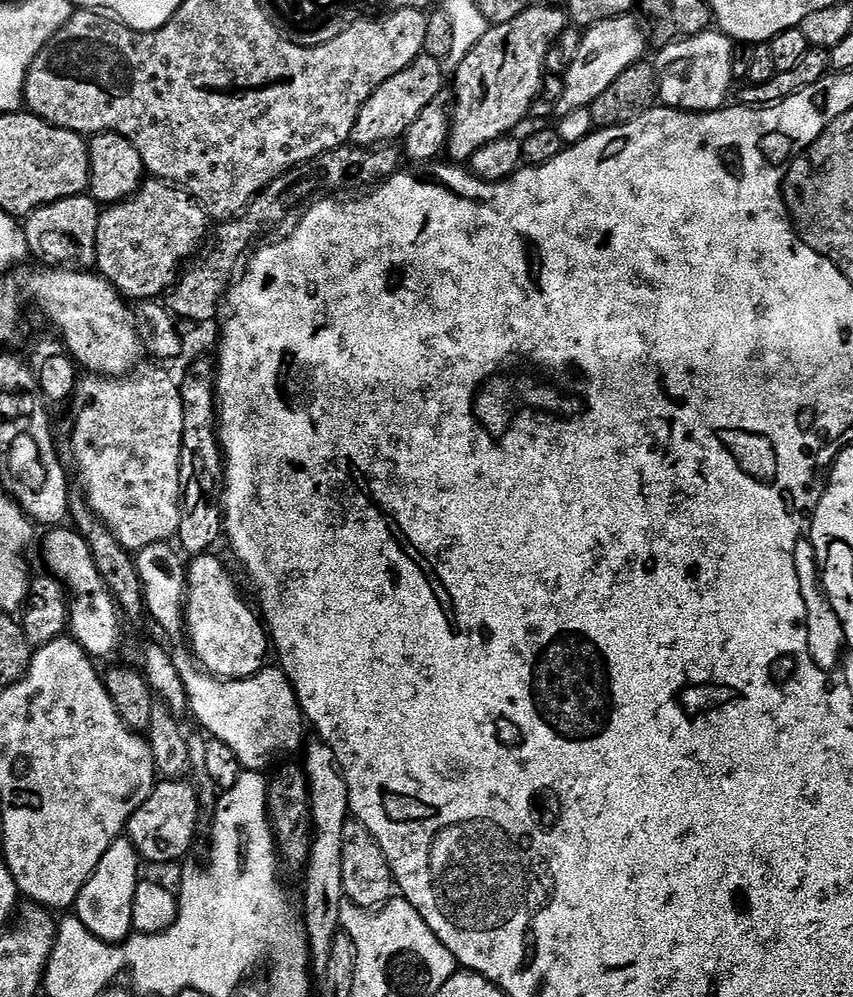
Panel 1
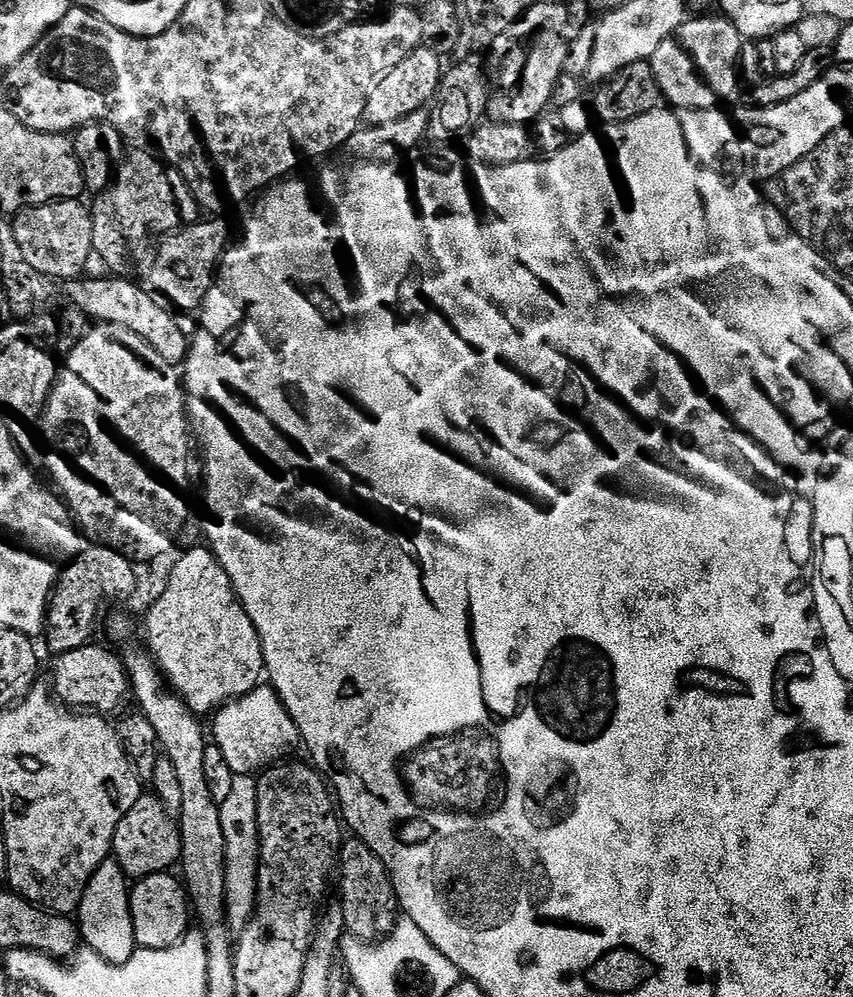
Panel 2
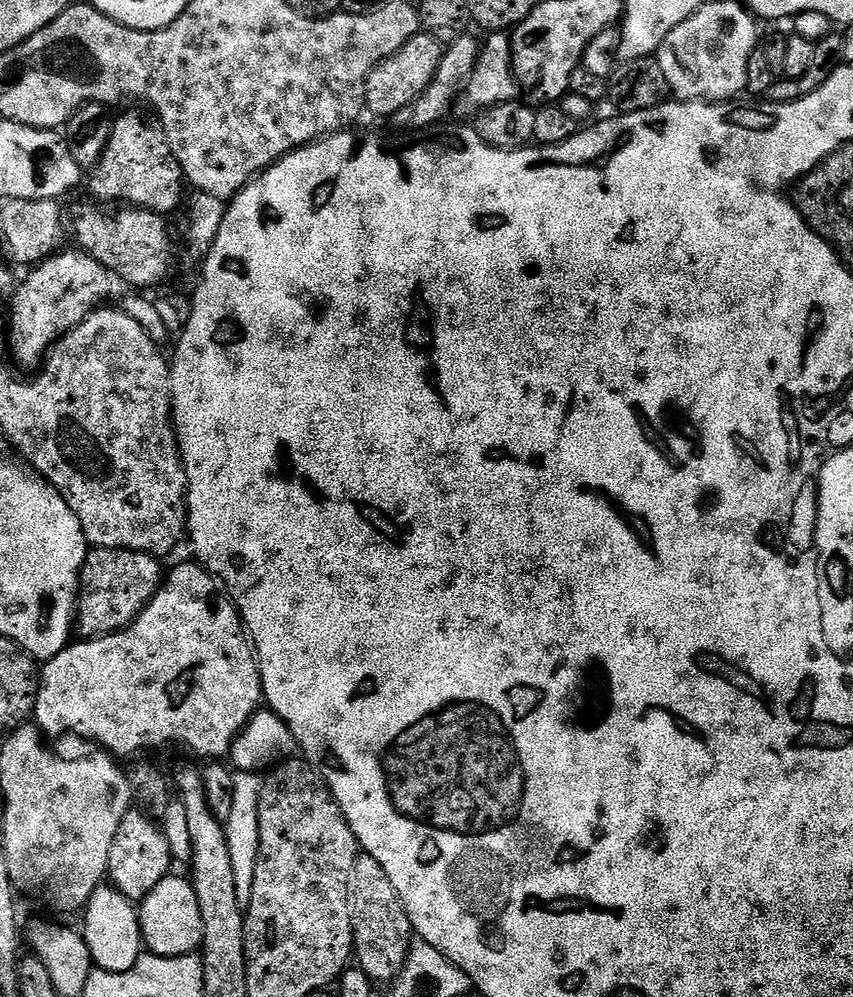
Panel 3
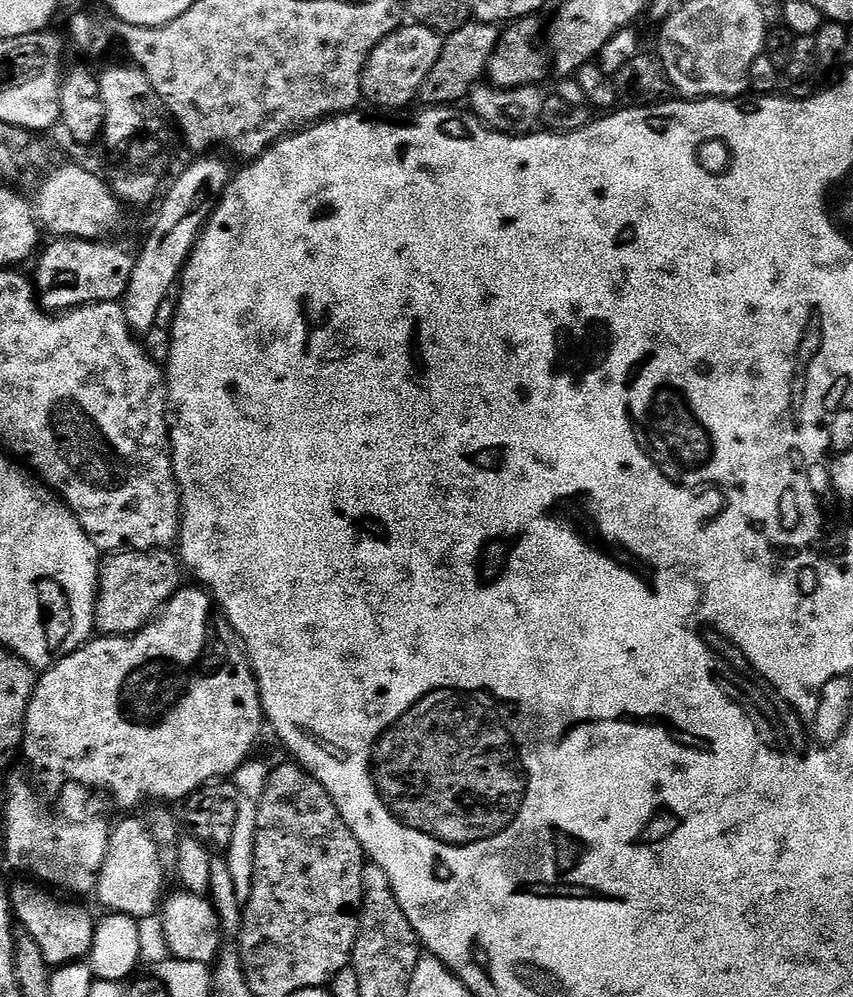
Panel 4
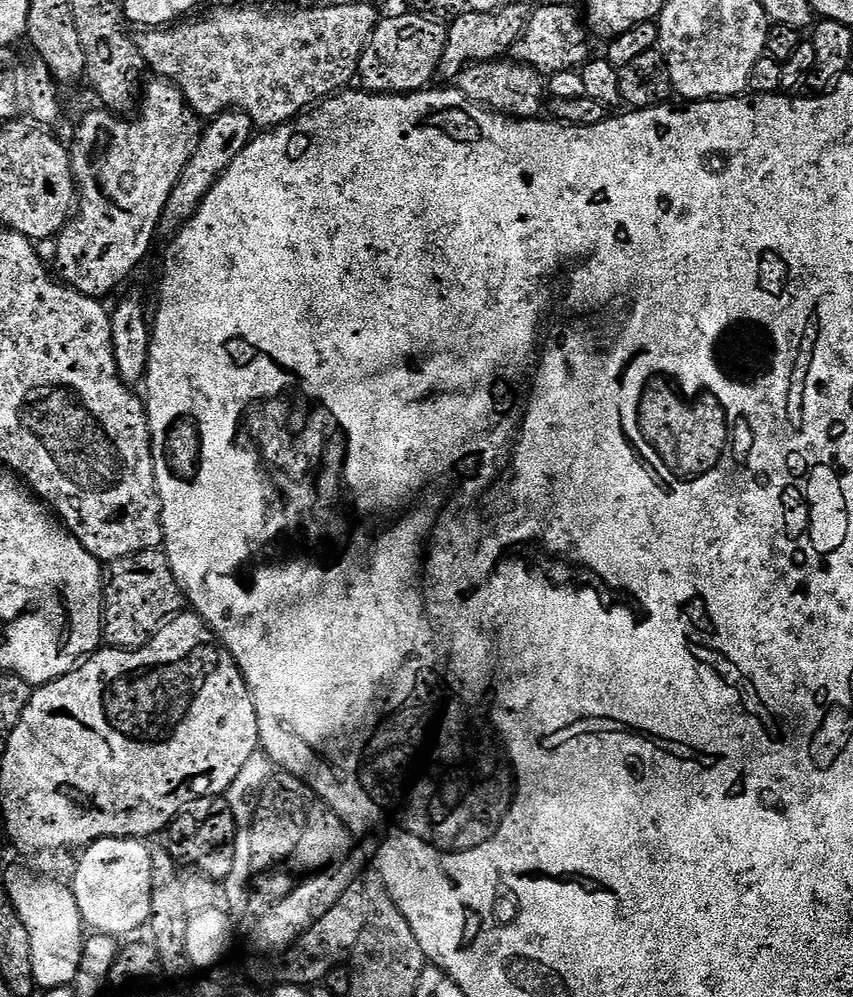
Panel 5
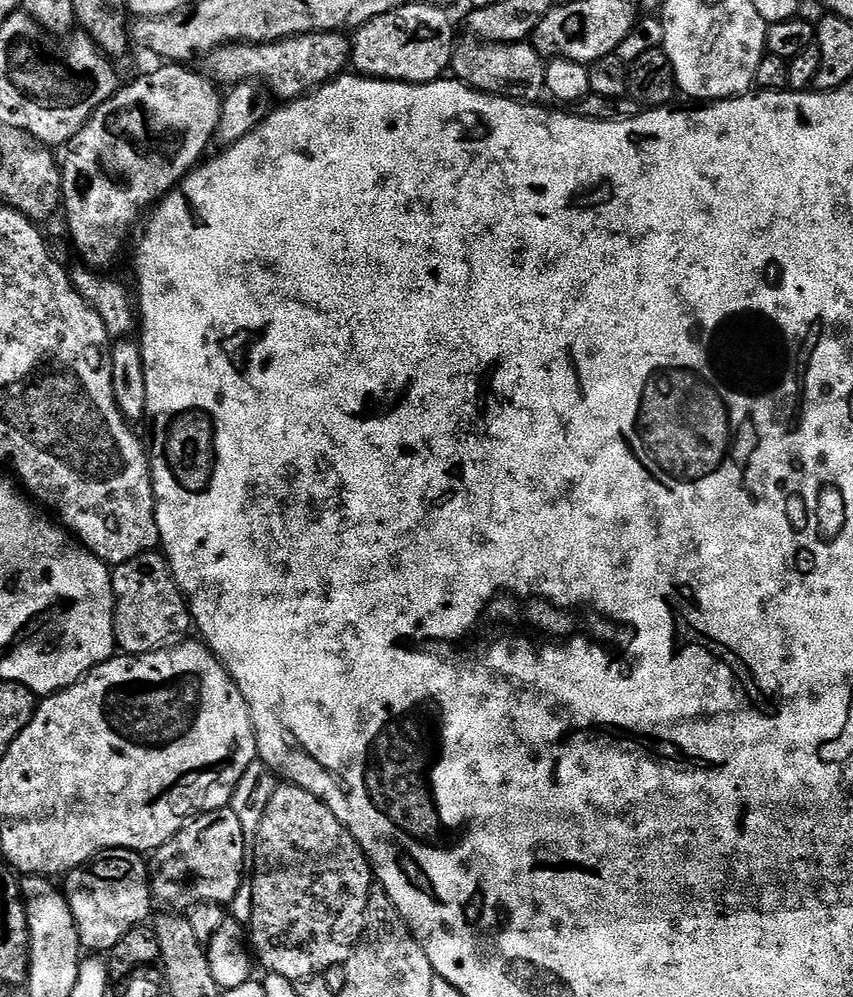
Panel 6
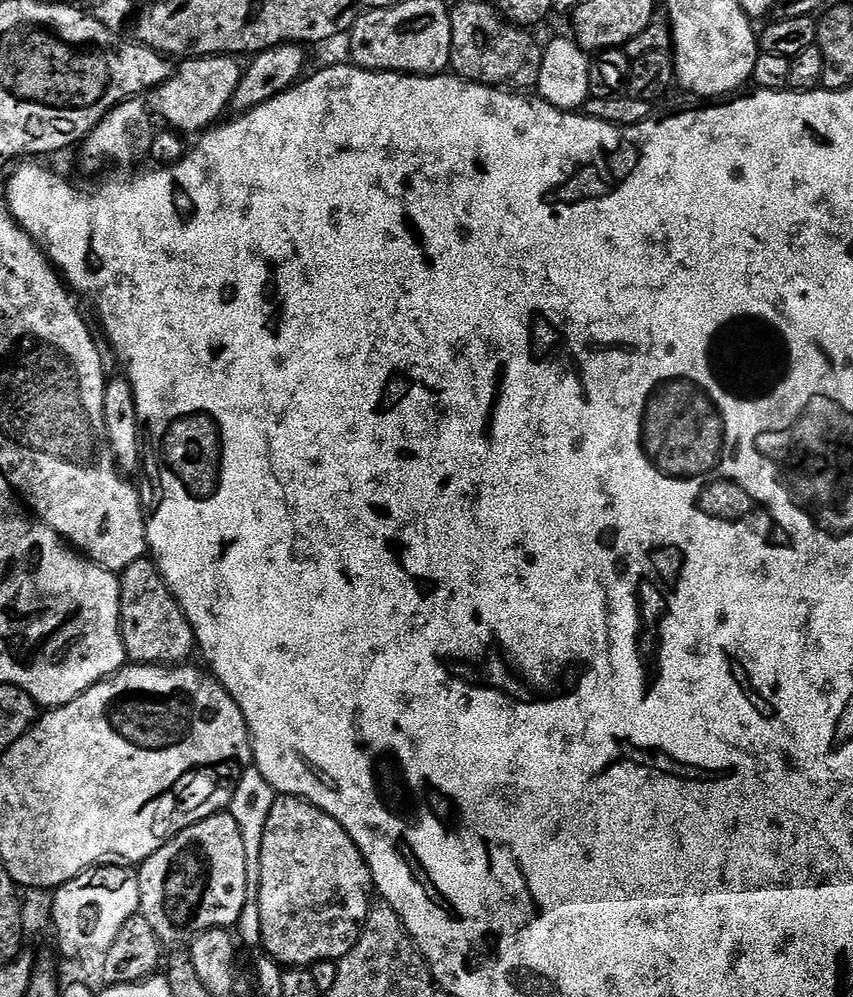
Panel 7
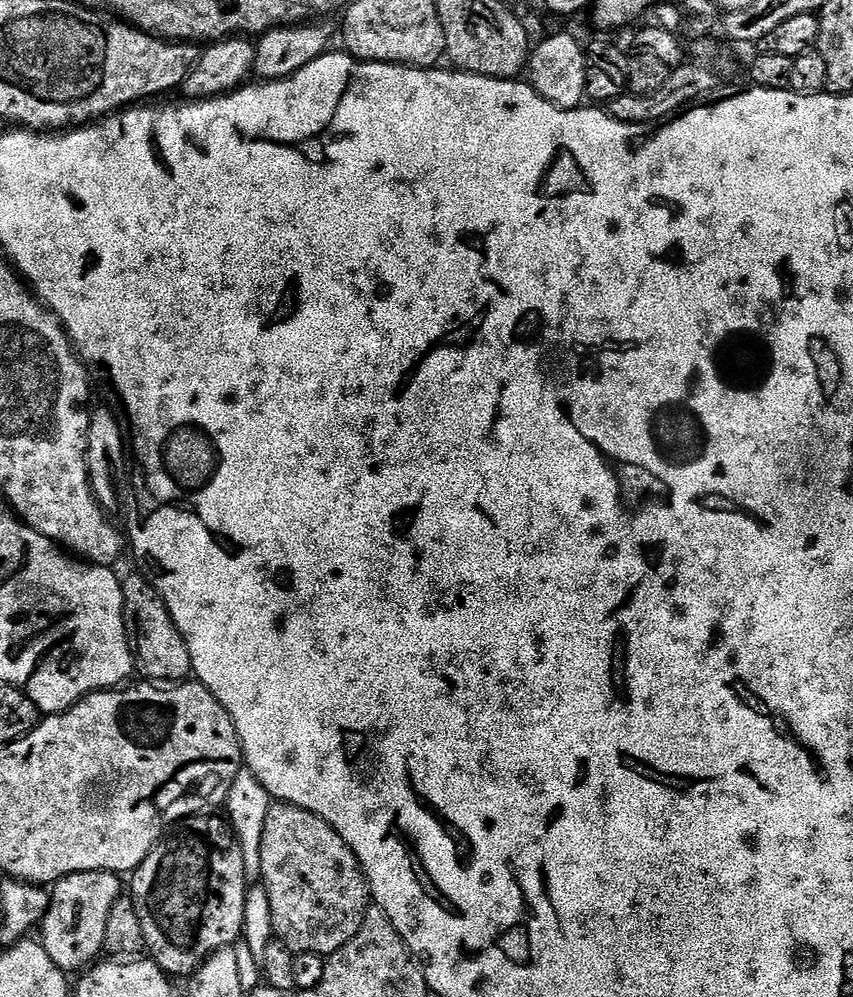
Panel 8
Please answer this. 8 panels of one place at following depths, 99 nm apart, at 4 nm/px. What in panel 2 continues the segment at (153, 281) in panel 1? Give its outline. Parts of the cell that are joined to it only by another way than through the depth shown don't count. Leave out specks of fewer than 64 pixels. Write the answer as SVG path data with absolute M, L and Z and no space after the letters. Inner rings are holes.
M151 147L125 151L112 183L91 201L90 211L94 222L92 251L109 268L112 274L123 273L128 264L128 243L140 240L151 232L167 234L185 223L198 205L188 183L173 170Z

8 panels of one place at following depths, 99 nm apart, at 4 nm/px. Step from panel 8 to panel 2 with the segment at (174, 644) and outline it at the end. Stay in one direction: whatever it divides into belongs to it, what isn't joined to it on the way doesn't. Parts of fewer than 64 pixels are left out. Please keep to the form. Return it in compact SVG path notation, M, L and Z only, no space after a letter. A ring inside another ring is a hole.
M85 547L75 559L63 565L52 587L52 596L48 599L48 618L44 622L42 640L48 643L53 657L93 643L92 635L96 628L98 632L98 621L101 619L100 607L107 600L124 600L136 592L137 565L133 561L112 548L88 547L92 548Z

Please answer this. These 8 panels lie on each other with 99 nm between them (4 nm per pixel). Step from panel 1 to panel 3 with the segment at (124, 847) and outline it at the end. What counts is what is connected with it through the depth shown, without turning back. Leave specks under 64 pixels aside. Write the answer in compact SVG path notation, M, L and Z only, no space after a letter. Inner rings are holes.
M101 886L90 894L90 902L82 909L83 916L82 935L86 946L90 946L93 965L101 972L125 972L133 968L142 955L137 905L115 886Z

